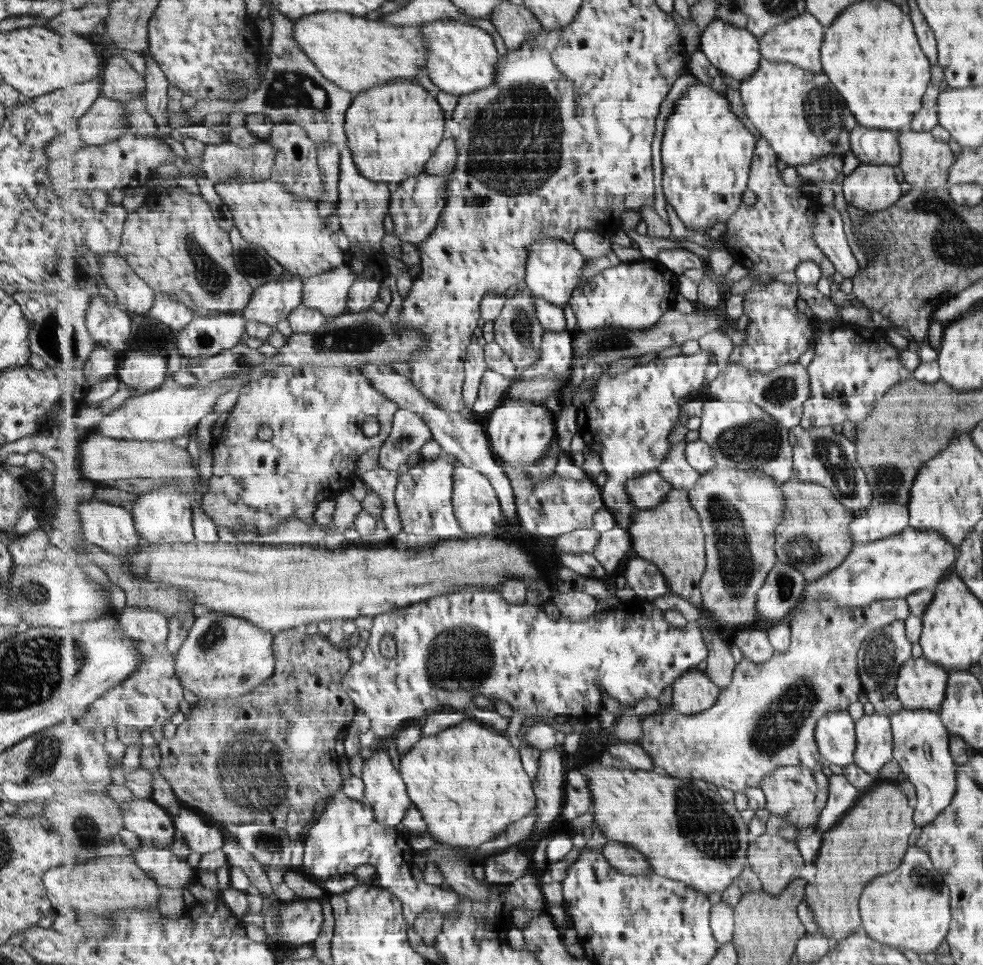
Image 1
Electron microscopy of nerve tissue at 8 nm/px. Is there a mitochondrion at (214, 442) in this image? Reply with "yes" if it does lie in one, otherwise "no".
no

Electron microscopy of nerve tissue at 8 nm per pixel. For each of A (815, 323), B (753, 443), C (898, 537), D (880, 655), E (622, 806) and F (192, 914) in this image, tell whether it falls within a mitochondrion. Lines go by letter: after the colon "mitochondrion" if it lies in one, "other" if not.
A: other
B: mitochondrion
C: other
D: mitochondrion
E: other
F: other

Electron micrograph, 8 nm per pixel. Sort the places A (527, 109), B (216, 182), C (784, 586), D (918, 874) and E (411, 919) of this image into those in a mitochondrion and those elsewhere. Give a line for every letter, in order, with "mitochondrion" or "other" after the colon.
A: mitochondrion
B: other
C: mitochondrion
D: mitochondrion
E: other

